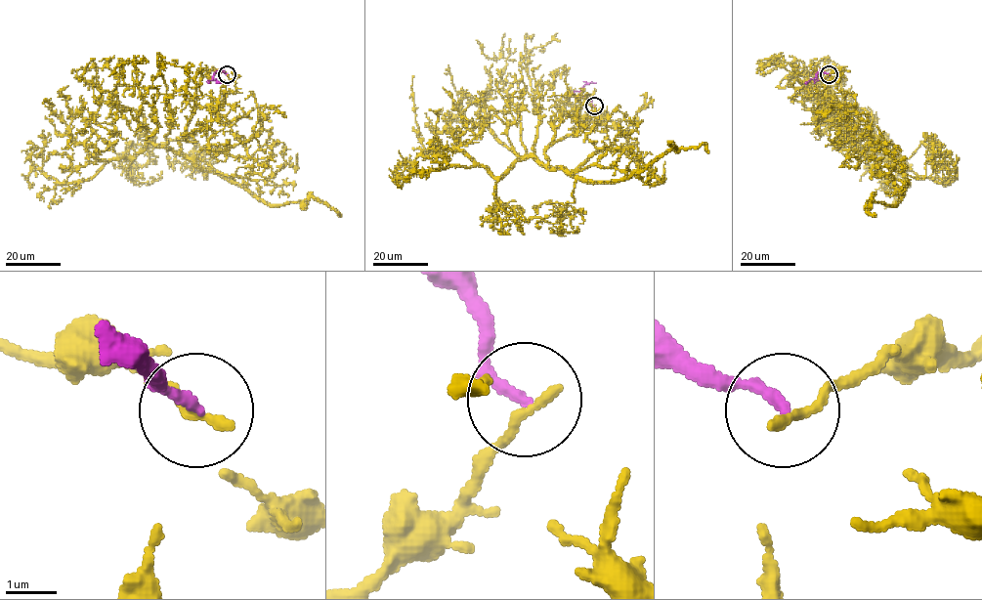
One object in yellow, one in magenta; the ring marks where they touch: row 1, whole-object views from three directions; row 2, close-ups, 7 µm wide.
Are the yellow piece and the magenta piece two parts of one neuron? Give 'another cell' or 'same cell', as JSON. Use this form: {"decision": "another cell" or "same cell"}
{"decision": "another cell"}

